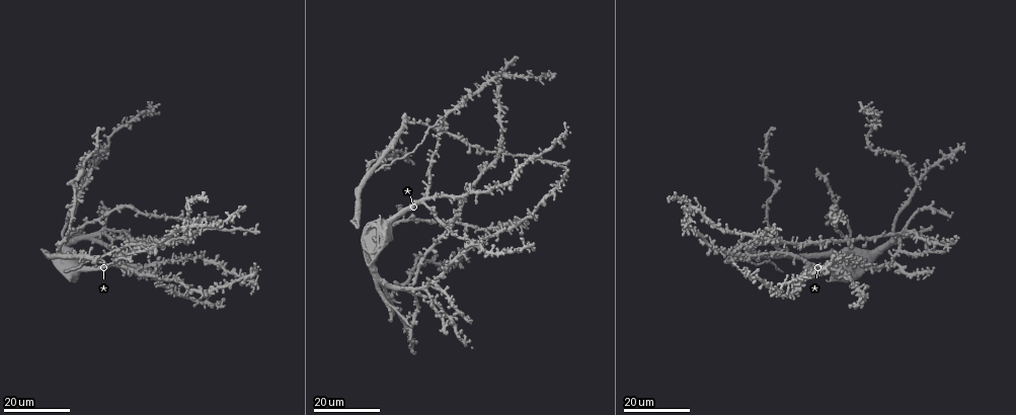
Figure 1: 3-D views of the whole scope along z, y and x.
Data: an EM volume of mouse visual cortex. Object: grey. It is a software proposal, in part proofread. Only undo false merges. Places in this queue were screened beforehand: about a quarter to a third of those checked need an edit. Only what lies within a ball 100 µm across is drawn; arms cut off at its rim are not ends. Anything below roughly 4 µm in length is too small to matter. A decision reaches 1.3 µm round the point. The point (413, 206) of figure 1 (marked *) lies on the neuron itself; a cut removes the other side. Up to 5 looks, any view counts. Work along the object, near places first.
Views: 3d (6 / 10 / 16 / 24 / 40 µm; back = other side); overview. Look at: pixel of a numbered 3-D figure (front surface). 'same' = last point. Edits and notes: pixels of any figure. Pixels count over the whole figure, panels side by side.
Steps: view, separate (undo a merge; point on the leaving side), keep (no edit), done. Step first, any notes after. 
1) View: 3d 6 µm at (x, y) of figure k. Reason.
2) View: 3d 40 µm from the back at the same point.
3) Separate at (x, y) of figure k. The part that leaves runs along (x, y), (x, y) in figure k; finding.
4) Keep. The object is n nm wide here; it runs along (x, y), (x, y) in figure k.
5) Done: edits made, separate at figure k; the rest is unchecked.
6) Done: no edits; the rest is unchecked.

View: 3d 24 µm at (730, 255) of figure 1. Side arm on a straight run.

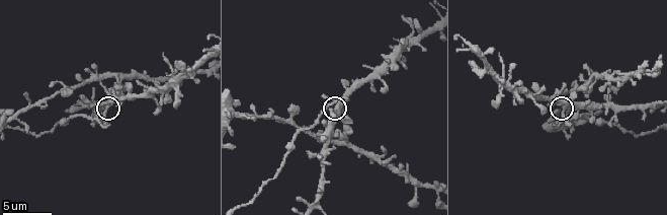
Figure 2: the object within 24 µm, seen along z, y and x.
View: 3d 10 µm at (562, 111) of figure 2. Closer look.

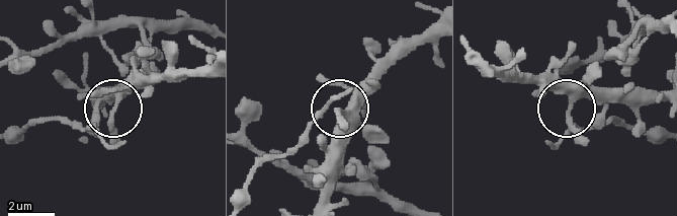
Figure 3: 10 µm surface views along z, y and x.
Keep. Continuous, no second neuron.

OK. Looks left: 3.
View: 3d 6 µm at (70, 119) of figure 2. Thick turns thin.

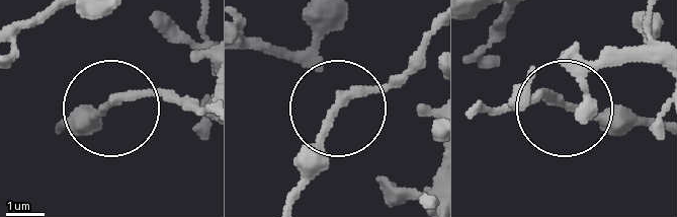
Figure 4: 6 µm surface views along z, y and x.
View: 3d 6 µm from the back at (107, 107) of figure 4.

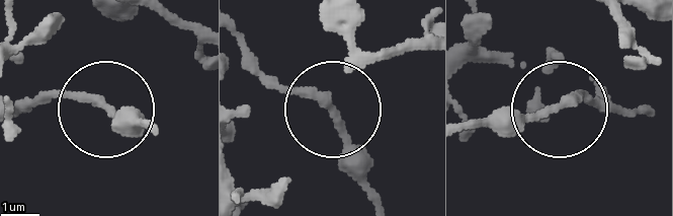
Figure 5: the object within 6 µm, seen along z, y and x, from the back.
Keep. One neuron here.

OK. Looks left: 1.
Done: no edits; the rest is unchecked.

